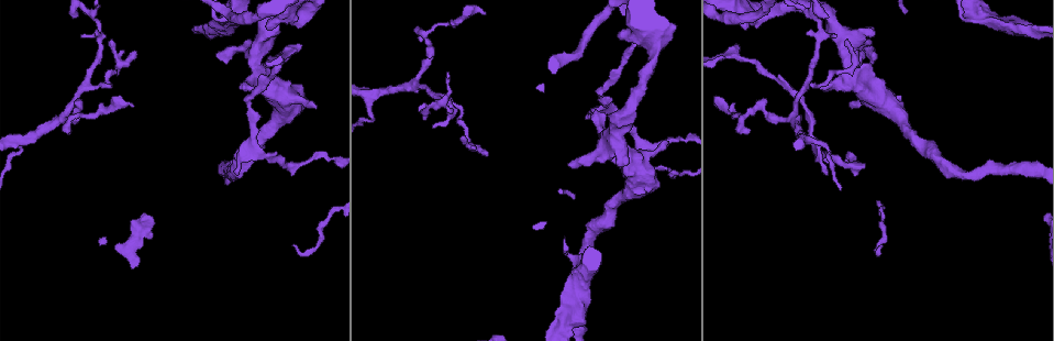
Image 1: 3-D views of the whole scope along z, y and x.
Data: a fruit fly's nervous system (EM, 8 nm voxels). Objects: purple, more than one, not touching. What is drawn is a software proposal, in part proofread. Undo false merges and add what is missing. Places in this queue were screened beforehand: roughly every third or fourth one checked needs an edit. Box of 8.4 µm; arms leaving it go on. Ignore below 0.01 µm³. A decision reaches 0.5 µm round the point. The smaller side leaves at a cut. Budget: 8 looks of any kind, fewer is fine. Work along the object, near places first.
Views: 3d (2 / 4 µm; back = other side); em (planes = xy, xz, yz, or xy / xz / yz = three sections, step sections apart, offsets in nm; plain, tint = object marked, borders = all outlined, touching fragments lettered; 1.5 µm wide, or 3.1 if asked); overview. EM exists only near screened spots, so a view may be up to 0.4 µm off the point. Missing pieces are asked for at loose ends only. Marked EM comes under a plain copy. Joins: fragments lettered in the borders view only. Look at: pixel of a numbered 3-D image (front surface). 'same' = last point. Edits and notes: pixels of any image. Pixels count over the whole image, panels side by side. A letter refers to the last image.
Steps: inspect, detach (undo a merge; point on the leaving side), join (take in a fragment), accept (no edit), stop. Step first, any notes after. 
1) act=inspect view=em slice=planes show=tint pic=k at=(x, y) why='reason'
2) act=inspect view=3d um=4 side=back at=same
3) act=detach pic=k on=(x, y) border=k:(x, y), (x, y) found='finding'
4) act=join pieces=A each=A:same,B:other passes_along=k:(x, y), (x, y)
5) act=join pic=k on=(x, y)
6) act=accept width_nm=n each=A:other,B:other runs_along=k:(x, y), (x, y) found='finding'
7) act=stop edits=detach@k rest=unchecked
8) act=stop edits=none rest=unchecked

act=inspect view=3d um=2 pic=1 at=(133, 53)

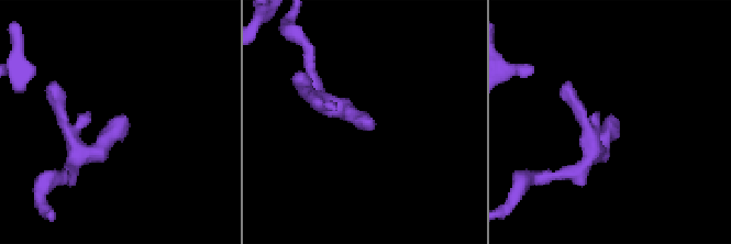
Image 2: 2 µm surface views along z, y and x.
act=inspect view=em slice=planes show=borders pic=2 at=(365, 122)

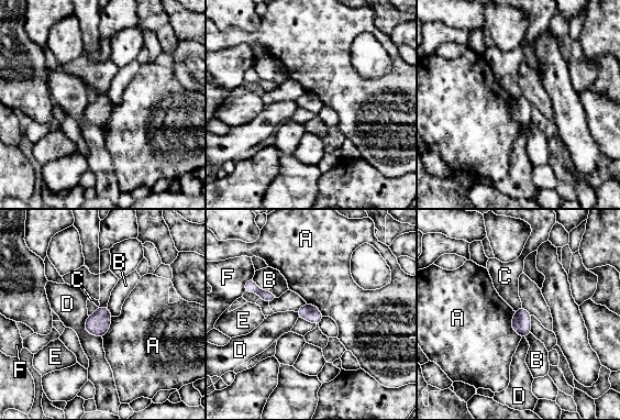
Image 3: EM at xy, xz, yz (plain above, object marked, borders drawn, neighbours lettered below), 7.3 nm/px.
act=accept each=A:other,B:other,C:other,D:other,E:other,F:other border=3:(513, 311), (511, 328), (521, 338) found='none of them fits'

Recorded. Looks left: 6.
act=inspect view=3d um=4 pic=1 at=(739, 45) why='thin end'

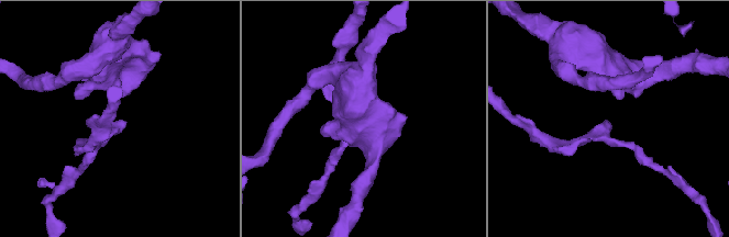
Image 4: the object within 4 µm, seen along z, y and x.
act=inspect view=em slice=xy step=4 show=borders pic=4 at=(608, 121) why='need the tissue'

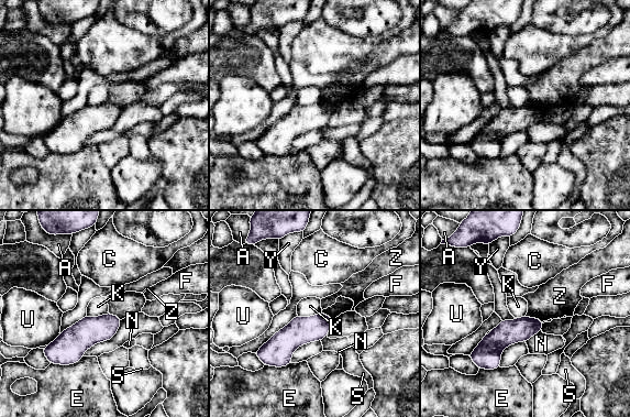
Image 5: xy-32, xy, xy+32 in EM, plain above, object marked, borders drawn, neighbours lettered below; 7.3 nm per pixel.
act=accept width_nm=180 each=A:other,C:other,E:other,F:other,K:other,N:other,S:other,U:other,Y:other,Z:other runs_along=5:(329, 319), (300, 330), (265, 359) found='no lettered fragment goes on from it'

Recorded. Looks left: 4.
act=inspect view=em slice=yz step=8 show=borders pic=1 at=(668, 143) why='free end'

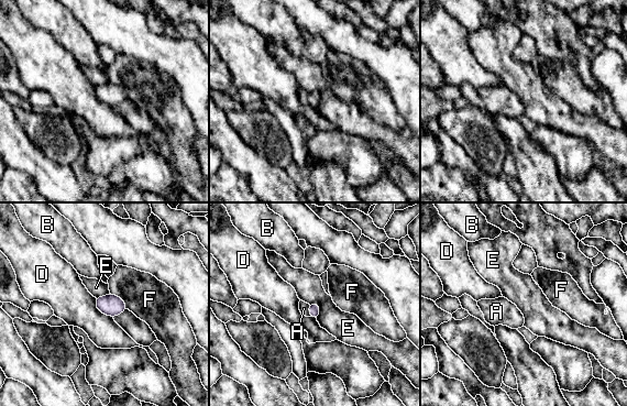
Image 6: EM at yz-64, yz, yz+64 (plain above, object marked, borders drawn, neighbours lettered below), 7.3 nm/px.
act=inspect view=em slice=planes show=borders at=same

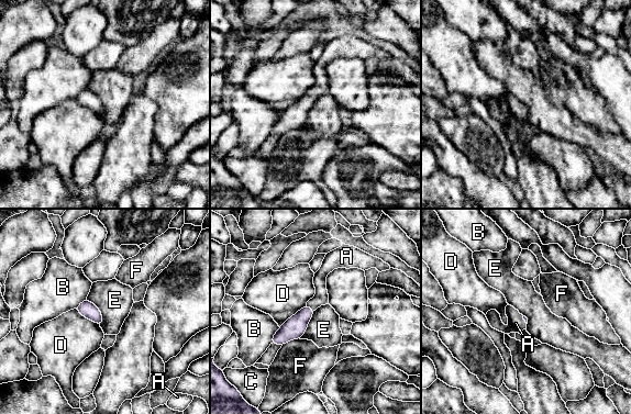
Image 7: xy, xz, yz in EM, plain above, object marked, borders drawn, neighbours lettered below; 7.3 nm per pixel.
act=join pieces=A each=A:same,B:other,C:other,D:other,E:other,F:other passes_along=7:(295, 327), (310, 309), (321, 298) found='the neuron continues'

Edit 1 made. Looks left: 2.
act=stop edits=join@7 rest=unchecked

